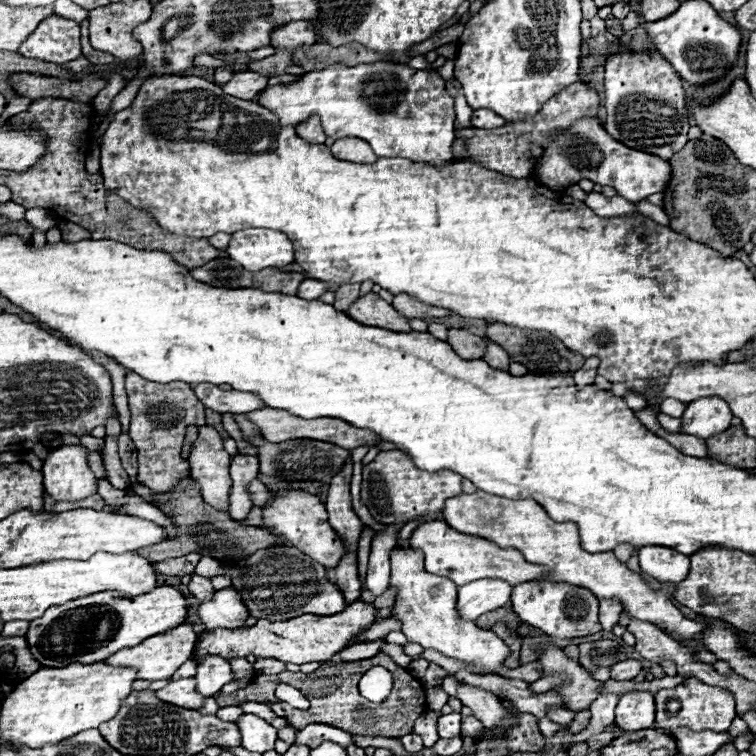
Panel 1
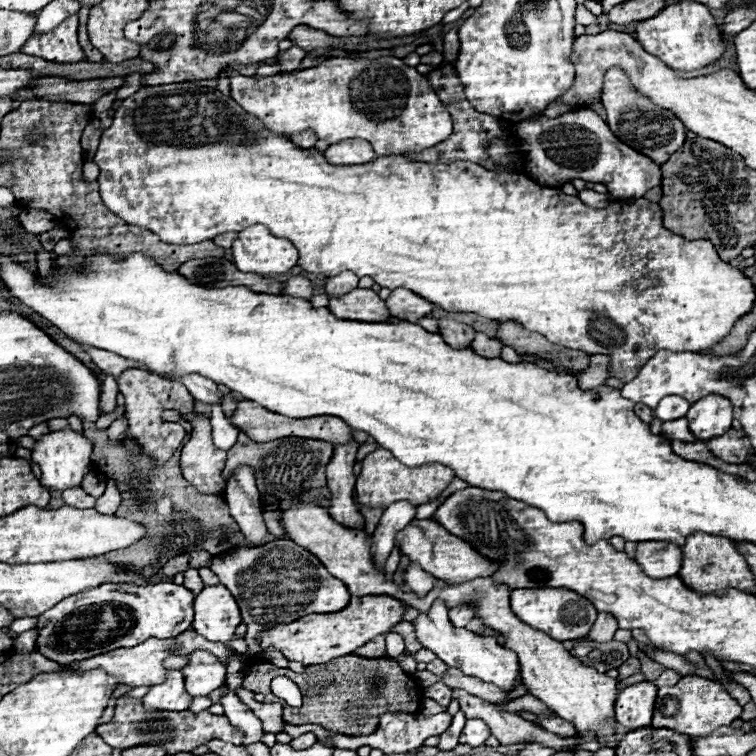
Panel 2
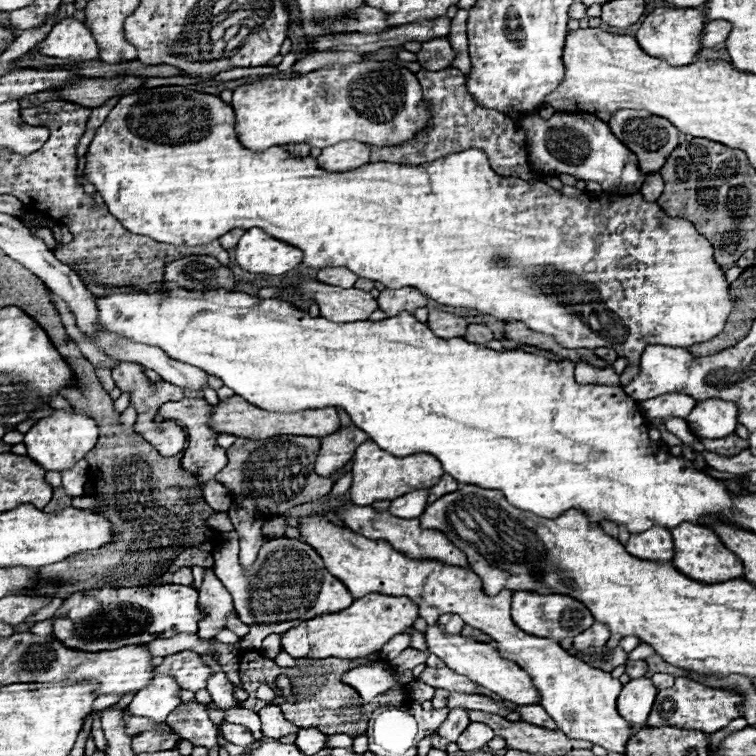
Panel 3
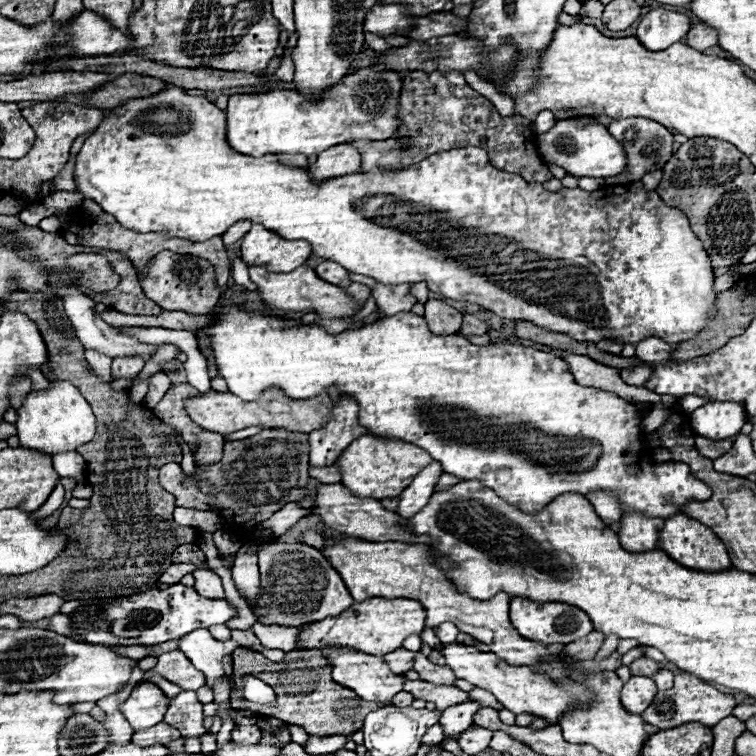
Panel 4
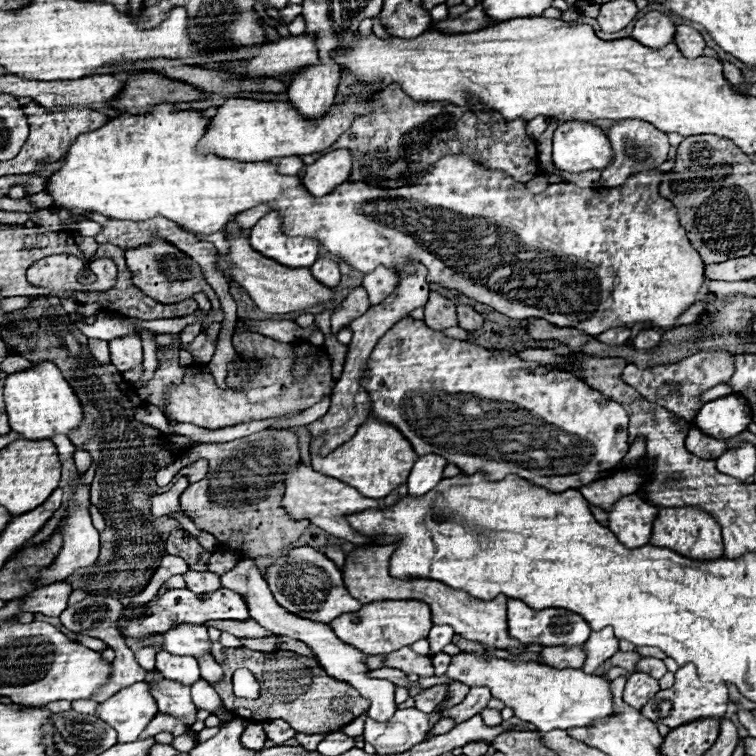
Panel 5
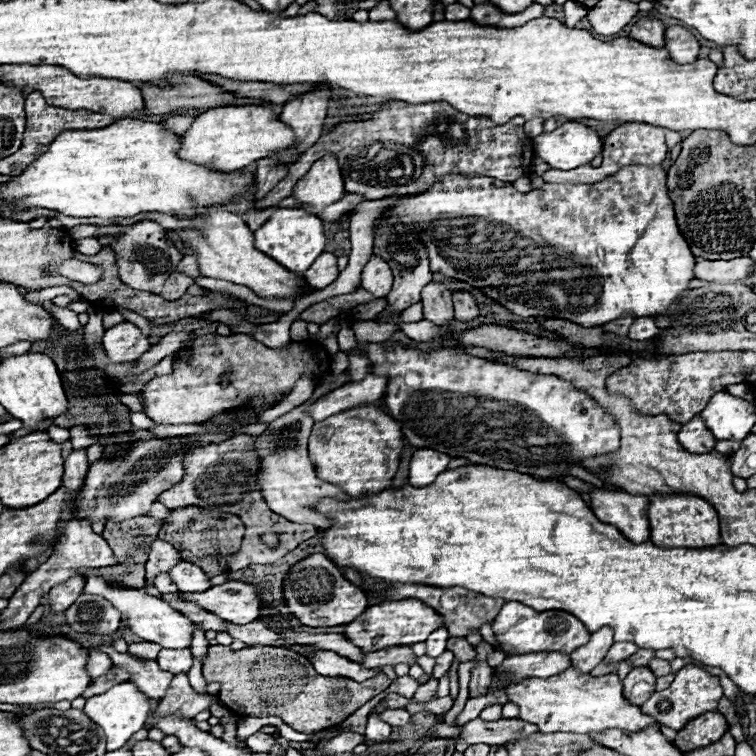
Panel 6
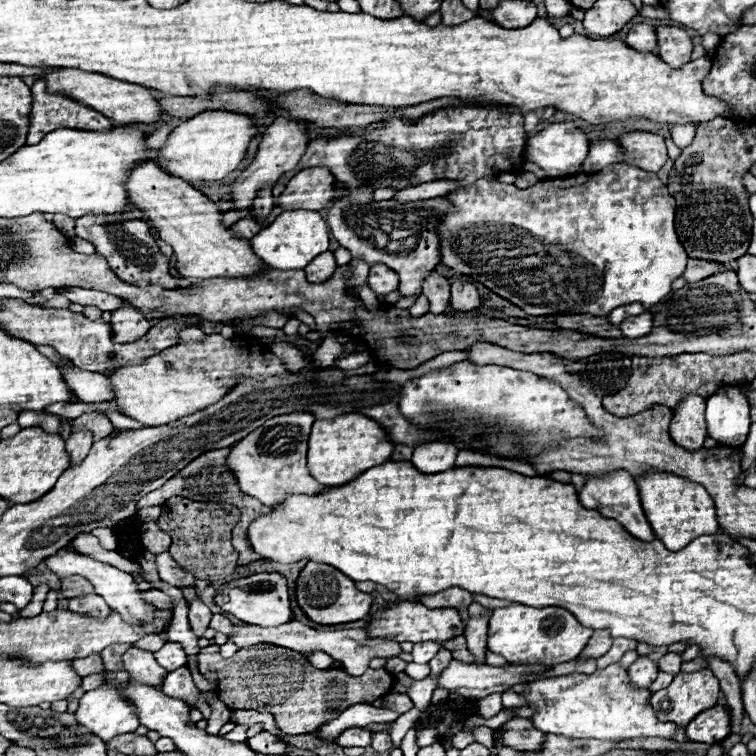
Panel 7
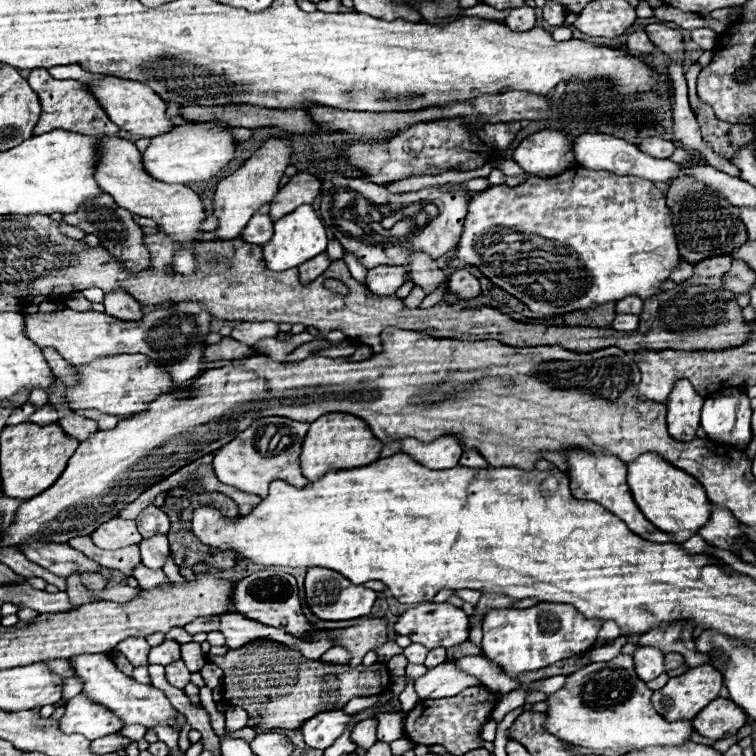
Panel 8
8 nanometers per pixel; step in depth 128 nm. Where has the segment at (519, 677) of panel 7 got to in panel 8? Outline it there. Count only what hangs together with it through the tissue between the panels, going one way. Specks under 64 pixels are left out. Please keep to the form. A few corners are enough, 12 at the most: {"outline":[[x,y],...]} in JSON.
{"outline":[[446,660],[416,678],[420,700],[458,694],[480,682]]}

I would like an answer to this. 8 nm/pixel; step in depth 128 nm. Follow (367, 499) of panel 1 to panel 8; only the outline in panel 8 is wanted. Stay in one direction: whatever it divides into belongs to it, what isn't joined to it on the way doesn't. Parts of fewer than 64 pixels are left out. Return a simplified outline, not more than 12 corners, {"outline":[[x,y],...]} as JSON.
{"outline":[[330,412],[310,424],[300,468],[330,468],[376,462],[382,442],[364,420]]}

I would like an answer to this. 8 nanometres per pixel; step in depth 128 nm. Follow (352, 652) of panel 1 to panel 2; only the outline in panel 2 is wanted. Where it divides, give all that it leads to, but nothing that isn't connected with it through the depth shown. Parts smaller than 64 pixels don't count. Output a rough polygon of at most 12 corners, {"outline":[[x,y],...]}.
{"outline":[[374,638],[356,650],[362,658],[382,658],[384,638]]}

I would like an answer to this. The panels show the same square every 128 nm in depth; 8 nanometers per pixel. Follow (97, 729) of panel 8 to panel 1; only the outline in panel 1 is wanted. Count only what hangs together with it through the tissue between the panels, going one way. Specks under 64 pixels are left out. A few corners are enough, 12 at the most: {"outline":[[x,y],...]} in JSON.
{"outline":[[194,678],[170,680],[156,690],[162,702],[200,708]]}

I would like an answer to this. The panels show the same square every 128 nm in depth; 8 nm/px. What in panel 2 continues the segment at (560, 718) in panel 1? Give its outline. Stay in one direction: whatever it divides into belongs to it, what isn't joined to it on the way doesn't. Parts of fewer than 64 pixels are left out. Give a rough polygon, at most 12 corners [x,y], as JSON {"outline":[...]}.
{"outline":[[520,696],[494,704],[506,712],[552,714],[538,698]]}

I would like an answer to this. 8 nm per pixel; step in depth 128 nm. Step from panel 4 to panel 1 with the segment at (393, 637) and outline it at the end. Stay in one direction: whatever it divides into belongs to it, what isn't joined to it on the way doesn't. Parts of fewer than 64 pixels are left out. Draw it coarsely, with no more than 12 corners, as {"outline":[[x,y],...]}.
{"outline":[[378,608],[200,634],[206,654],[326,662],[372,626]]}

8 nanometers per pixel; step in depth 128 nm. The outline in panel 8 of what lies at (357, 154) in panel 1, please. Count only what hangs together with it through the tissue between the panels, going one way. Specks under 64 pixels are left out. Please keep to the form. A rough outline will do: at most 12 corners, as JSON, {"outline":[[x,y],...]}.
{"outline":[[296,174],[270,202],[272,222],[312,204],[320,180]]}

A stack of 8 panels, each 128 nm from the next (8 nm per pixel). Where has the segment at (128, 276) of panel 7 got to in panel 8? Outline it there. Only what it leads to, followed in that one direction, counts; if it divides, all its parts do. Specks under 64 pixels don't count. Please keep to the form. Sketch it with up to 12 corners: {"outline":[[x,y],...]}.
{"outline":[[108,194],[64,214],[128,270],[148,268],[142,228]]}

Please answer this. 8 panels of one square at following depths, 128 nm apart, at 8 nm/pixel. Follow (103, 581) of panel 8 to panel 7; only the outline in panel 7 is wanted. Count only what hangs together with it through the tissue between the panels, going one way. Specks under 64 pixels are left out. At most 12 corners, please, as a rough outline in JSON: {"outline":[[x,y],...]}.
{"outline":[[86,578],[62,580],[64,598],[94,592]]}

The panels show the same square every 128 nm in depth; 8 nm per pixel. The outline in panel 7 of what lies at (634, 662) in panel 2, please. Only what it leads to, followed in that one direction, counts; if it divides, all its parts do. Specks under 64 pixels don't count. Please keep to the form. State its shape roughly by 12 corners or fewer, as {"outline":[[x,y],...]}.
{"outline":[[672,652],[658,660],[658,668],[678,674],[682,656]]}

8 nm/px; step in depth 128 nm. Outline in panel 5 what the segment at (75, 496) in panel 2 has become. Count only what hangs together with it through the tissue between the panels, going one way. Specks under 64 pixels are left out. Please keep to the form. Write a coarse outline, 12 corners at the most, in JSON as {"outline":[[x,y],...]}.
{"outline":[[62,434],[54,436],[52,442],[58,448],[62,462],[74,454],[74,444]]}

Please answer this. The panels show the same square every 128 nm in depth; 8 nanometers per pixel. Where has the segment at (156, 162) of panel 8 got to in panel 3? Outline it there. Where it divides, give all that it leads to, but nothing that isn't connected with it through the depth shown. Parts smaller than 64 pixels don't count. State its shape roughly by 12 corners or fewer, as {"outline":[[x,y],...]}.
{"outline":[[330,64],[234,90],[244,148],[358,140],[428,126],[416,76]]}

